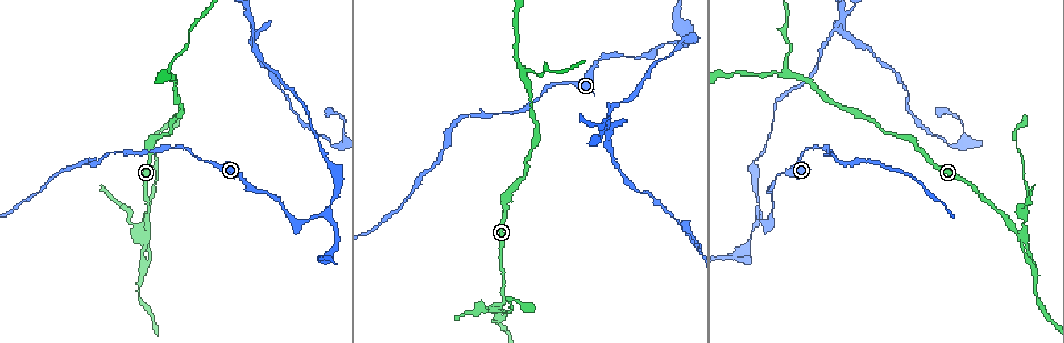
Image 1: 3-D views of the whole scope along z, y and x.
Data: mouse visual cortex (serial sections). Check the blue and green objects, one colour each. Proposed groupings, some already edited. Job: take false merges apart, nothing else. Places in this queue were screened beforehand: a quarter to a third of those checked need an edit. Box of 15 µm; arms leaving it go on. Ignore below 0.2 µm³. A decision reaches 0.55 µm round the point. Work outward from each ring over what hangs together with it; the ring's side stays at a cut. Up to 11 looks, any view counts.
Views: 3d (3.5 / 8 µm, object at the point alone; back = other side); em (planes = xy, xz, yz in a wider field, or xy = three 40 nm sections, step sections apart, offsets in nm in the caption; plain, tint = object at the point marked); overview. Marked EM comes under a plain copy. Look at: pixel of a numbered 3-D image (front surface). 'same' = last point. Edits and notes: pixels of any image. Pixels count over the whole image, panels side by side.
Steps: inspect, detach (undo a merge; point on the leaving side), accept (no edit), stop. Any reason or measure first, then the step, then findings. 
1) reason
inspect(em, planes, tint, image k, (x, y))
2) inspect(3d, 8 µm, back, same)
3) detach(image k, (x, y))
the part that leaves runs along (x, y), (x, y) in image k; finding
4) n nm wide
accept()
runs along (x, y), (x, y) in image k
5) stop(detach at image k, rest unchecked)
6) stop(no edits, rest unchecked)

a fork
inspect(3d, 3.5 µm, image 1, (143, 232))

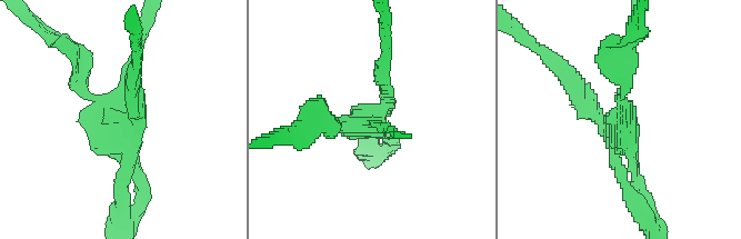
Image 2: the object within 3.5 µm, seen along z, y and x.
shape alone is not enough
inspect(em, xy, step 2, tint, image 2, (132, 120))

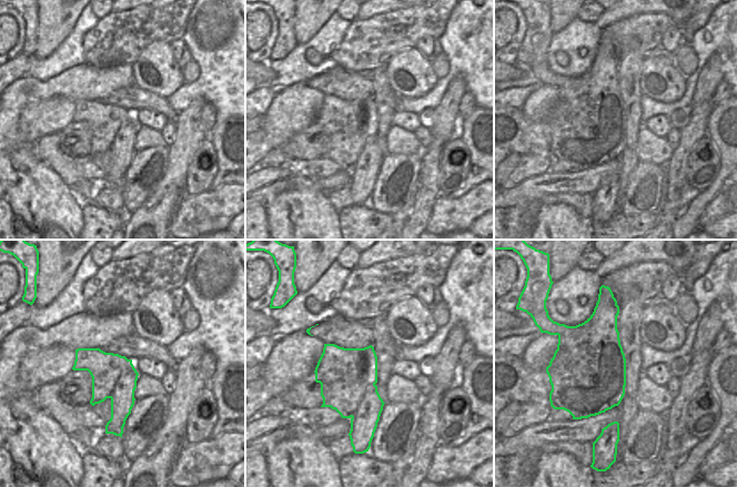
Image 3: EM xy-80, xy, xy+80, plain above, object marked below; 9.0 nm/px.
500 nm wide
detach(image 2, (628, 139))
border along (374, 383), (366, 389), (352, 417) in image 3; a second cell is stuck on

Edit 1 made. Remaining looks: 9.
inspect(overview)

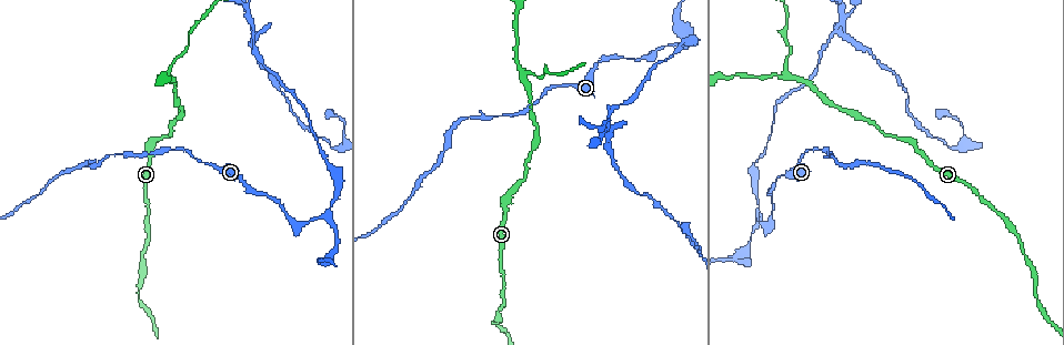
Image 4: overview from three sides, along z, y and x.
arms part here
inspect(3d, 8 µm, image 4, (758, 216))

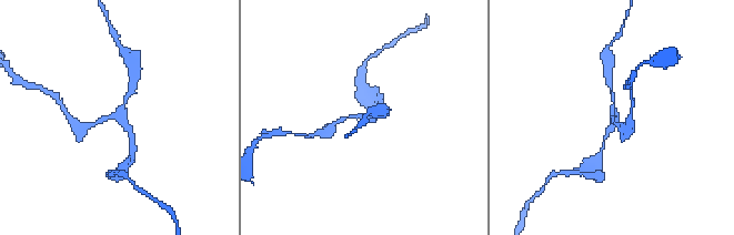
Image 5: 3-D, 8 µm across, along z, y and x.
inspect(3d, 3.5 µm, image 5, (615, 114))

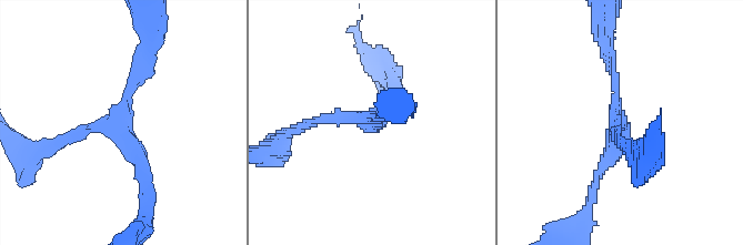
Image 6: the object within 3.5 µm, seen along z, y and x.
3 arms; arms of 150, 150, 200 nm; now the EM
inspect(em, planes, tint, image 6, (360, 119))

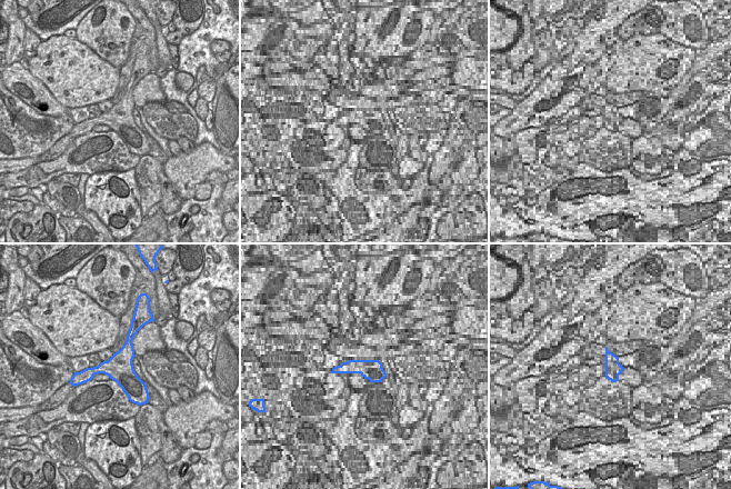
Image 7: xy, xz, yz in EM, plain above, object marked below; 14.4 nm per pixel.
accept()
runs along (43, 149), (109, 125), (143, 61) in image 6; continuous, no second cell

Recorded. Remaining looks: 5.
three arms meet
inspect(3d, 3.5 µm, image 4, (786, 74))

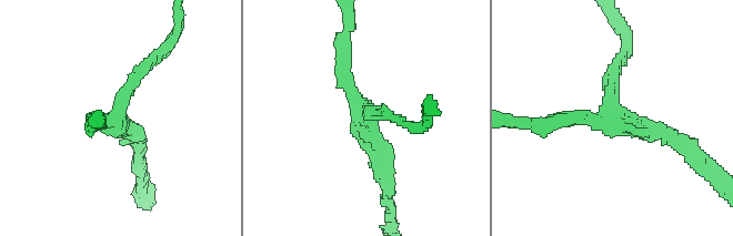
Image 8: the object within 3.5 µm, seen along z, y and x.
3 arms; arms of 150, 200, 250 nm; shape alone is not enough
inspect(em, xy, step 5, tint, image 8, (368, 115))

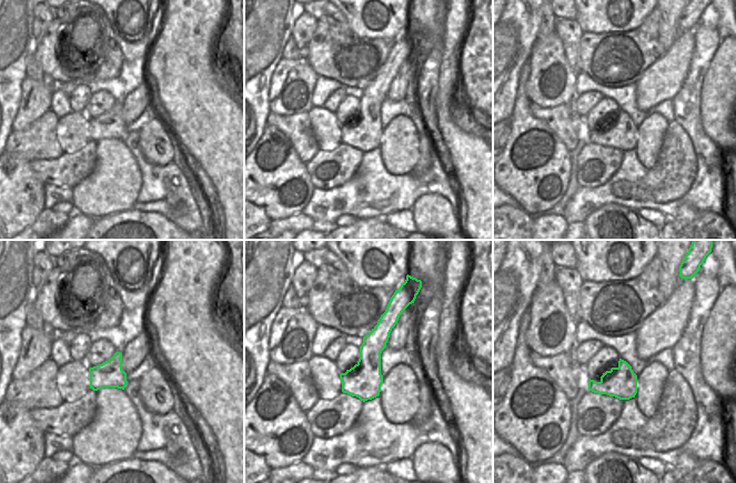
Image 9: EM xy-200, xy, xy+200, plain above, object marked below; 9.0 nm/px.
accept()
runs along (389, 310), (370, 351), (363, 398) in image 9; continuous, no second cell

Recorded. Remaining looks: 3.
four or more arms meet
inspect(3d, 8 µm, image 4, (842, 23))

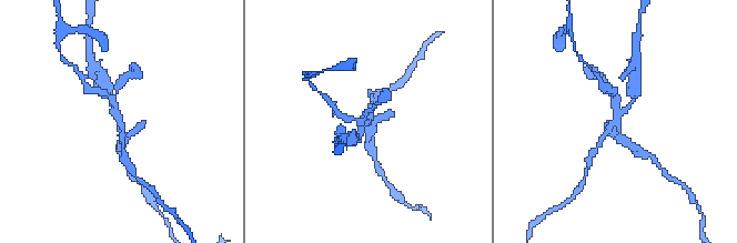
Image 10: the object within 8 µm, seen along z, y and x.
inspect(3d, 3.5 µm, image 10, (121, 124))

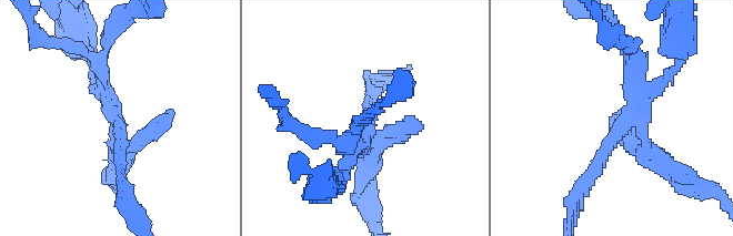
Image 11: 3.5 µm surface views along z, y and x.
detach(image 11, (652, 158))
the part that leaves runs along (633, 120), (650, 153), (701, 191) in image 11; two cells meet here

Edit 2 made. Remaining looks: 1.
stop(detach at image 2, detach at image 11, rest unchecked)

